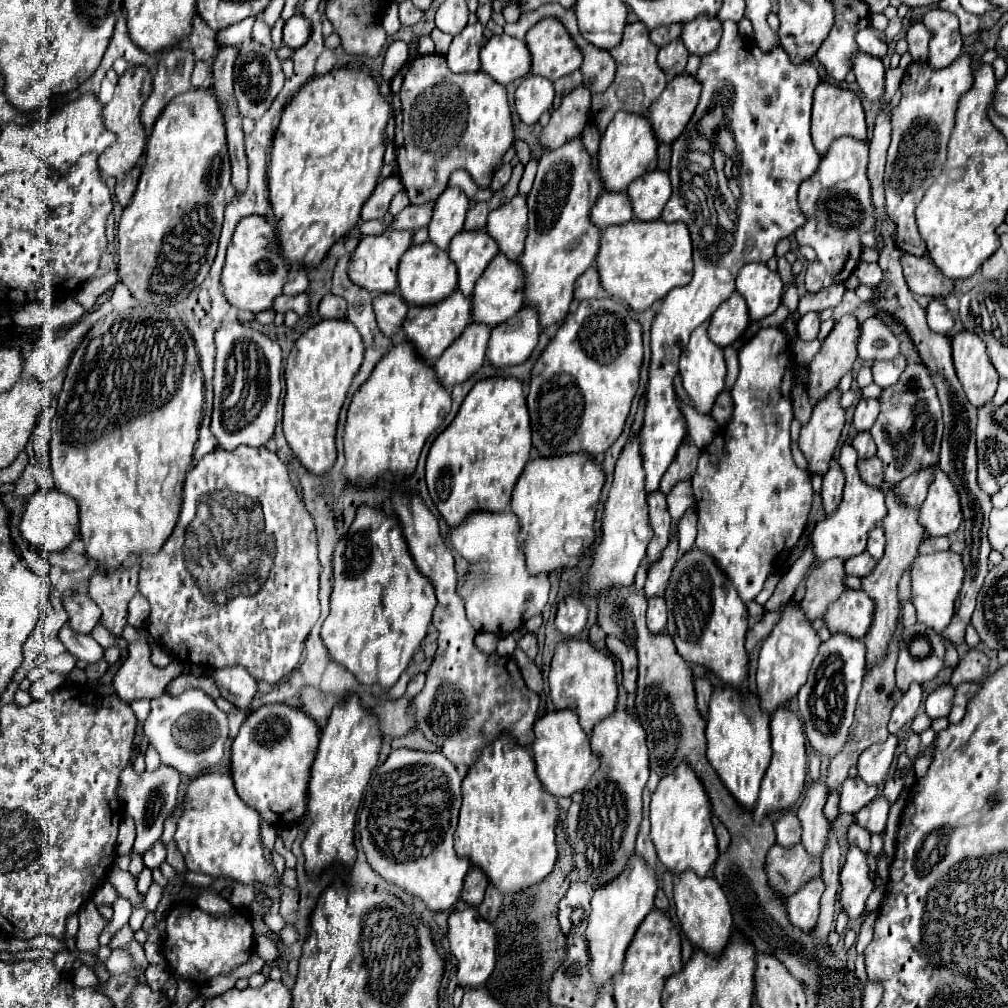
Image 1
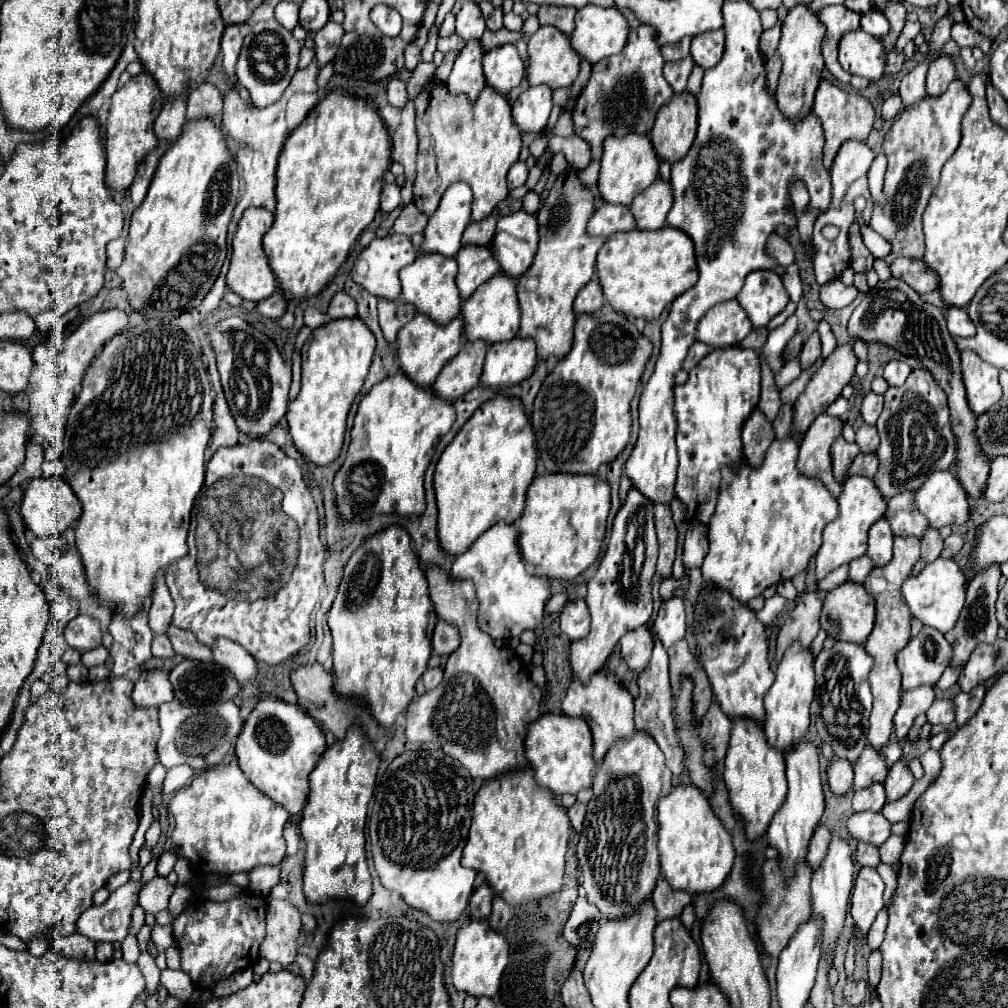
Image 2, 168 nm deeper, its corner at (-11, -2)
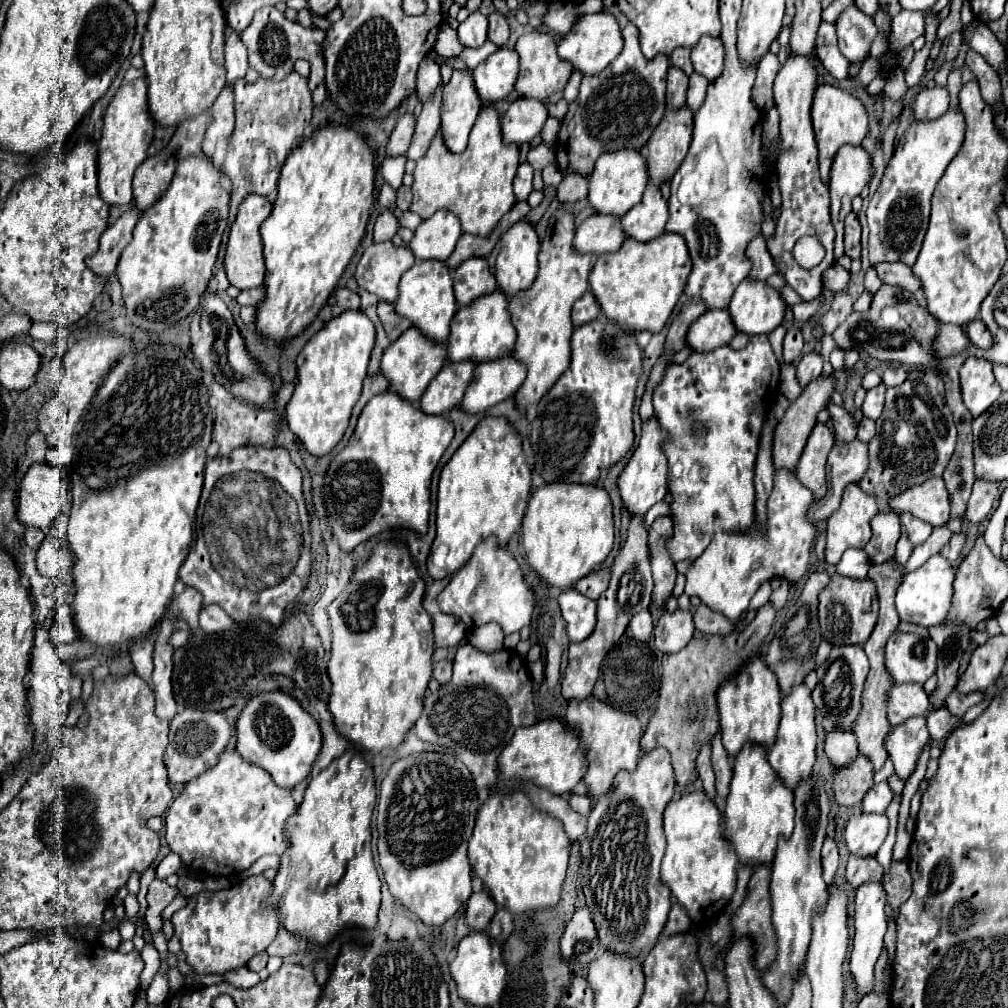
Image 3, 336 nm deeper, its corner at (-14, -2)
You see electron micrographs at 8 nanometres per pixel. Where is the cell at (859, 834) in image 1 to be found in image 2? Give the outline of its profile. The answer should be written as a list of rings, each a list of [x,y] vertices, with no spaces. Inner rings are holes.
[[[859,843],[855,853],[853,853],[853,861],[859,867],[877,867],[879,865],[879,849],[869,845],[869,843]]]

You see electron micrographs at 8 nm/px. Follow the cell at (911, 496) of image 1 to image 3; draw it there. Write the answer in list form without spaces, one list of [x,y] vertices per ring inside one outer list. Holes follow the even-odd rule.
[[[900,513],[900,521],[902,521],[902,529],[906,531],[908,539],[910,539],[914,545],[924,543],[924,541],[930,537],[930,533],[932,533],[932,525],[916,519],[916,517],[910,515],[910,513]]]

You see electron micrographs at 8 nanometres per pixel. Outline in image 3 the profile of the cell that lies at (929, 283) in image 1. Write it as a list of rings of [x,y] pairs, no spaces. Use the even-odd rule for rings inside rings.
[[[880,263],[880,265],[876,265],[876,271],[878,271],[880,279],[888,285],[900,285],[900,287],[908,289],[910,293],[922,289],[922,281],[912,273],[912,267],[908,267],[904,263]]]

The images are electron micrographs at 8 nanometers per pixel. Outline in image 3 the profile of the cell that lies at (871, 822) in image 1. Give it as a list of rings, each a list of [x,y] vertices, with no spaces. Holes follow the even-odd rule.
[[[852,815],[844,829],[844,839],[850,853],[876,855],[880,845],[888,835],[888,817],[886,815]]]

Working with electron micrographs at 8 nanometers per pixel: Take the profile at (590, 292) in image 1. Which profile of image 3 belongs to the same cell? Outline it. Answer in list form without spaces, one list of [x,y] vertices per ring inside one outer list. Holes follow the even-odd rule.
[[[586,291],[586,293],[574,303],[574,307],[572,307],[572,321],[574,321],[574,325],[588,323],[588,321],[596,319],[596,317],[600,315],[600,311],[602,311],[602,309],[600,309],[596,297],[594,297],[590,291]]]

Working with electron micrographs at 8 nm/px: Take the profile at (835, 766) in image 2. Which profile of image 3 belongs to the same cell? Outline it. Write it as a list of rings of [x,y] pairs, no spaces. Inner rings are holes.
[[[834,729],[832,733],[826,735],[824,751],[826,751],[830,763],[836,769],[842,769],[846,765],[852,765],[852,761],[858,757],[858,747],[856,747],[854,733]]]

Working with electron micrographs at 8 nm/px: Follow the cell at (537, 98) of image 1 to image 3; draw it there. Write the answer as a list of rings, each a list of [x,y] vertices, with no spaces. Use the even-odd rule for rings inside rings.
[[[518,97],[502,117],[502,137],[506,143],[530,143],[544,127],[548,107],[540,99]]]

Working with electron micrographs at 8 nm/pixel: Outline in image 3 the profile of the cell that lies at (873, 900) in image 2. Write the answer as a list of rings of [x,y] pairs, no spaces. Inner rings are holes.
[[[864,883],[856,889],[854,901],[854,939],[852,939],[852,955],[850,955],[850,971],[858,983],[860,993],[870,993],[872,979],[874,979],[874,965],[880,957],[884,947],[884,933],[886,933],[886,891],[882,883]]]

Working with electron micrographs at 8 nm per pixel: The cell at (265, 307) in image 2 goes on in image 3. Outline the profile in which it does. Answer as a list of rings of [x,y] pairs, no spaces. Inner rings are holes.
[[[248,289],[248,291],[240,291],[238,299],[236,299],[242,307],[258,307],[260,299],[258,299],[258,289]]]

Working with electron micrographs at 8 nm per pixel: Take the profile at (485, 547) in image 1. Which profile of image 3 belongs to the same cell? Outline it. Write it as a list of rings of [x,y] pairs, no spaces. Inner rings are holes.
[[[488,537],[474,549],[470,561],[452,575],[450,583],[442,589],[436,601],[442,613],[460,617],[468,629],[498,623],[504,635],[510,635],[530,625],[534,611],[534,589],[526,583],[526,577],[508,545],[498,545],[496,537]]]

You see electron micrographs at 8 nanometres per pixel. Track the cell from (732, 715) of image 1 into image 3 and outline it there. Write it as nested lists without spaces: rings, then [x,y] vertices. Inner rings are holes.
[[[760,743],[744,745],[734,757],[734,777],[726,799],[724,825],[726,839],[732,841],[738,859],[750,865],[770,863],[778,837],[790,837],[794,829],[794,793],[776,777],[776,773],[772,773],[766,747]]]

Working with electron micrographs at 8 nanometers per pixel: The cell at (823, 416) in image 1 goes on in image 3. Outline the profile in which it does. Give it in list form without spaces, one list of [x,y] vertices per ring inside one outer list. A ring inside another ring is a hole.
[[[818,423],[806,443],[806,449],[794,469],[796,477],[816,493],[816,497],[824,497],[828,493],[828,483],[826,483],[826,457],[834,447],[834,433],[824,425]]]

